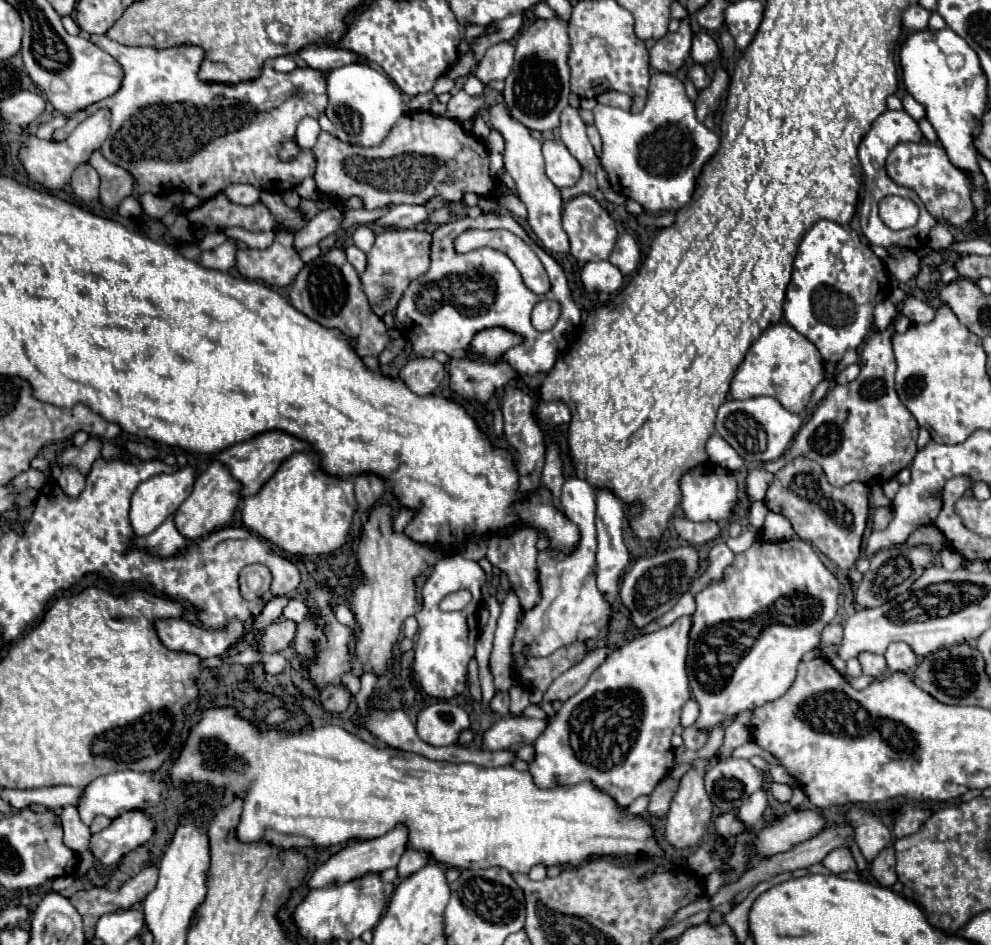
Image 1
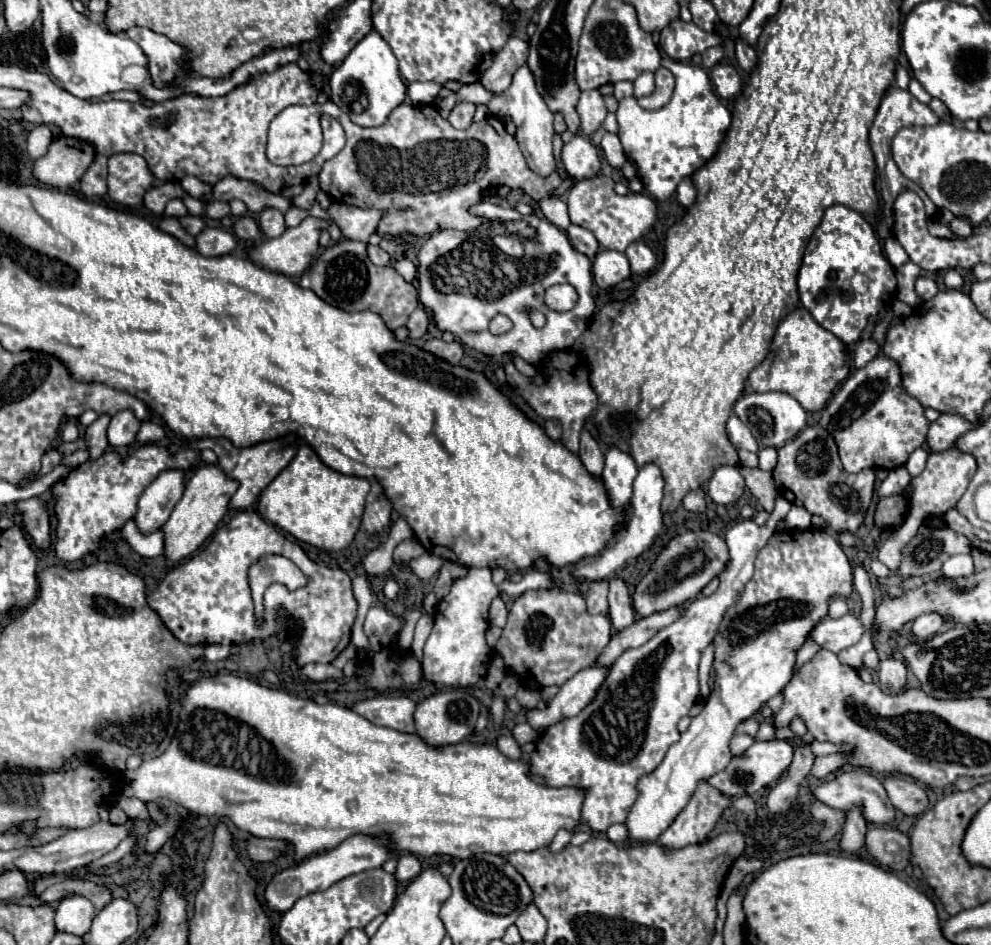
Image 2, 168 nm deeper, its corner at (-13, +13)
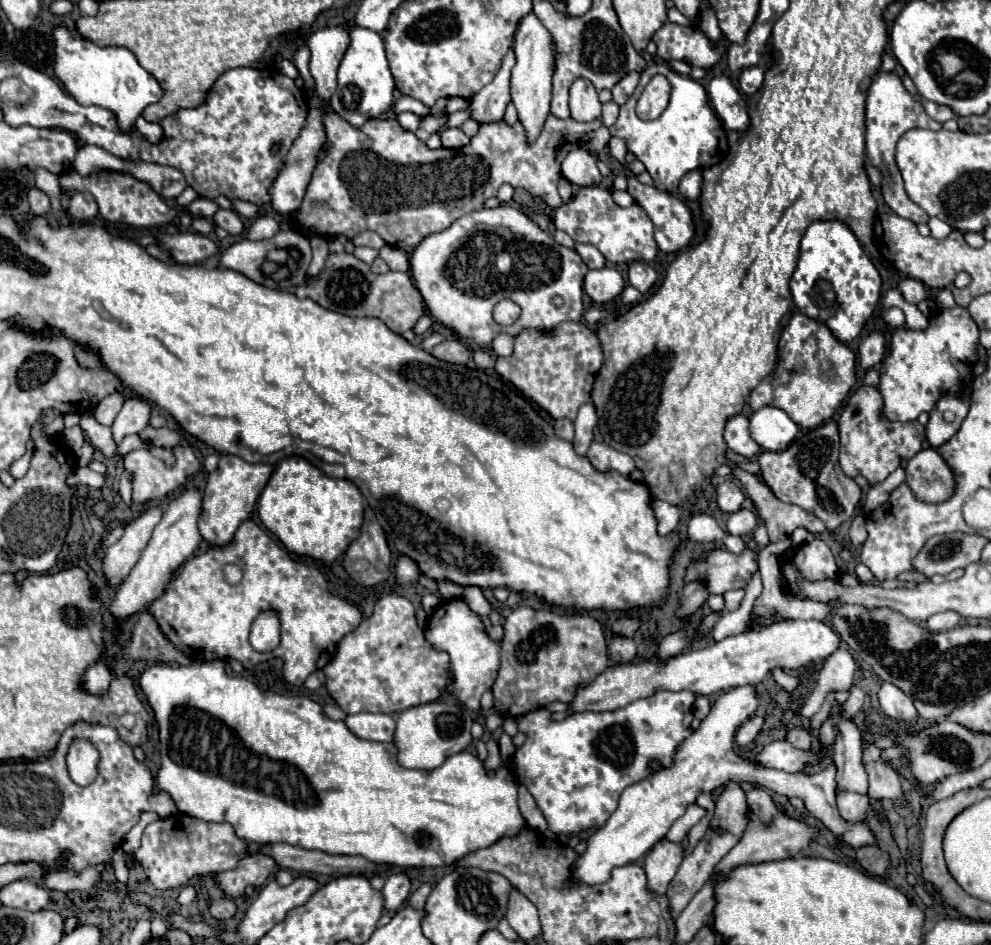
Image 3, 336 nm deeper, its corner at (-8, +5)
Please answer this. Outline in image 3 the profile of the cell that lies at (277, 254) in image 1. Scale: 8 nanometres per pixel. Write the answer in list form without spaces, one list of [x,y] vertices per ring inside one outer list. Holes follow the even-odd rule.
[[[220,208],[220,210],[214,214],[212,220],[214,220],[216,226],[228,230],[230,234],[240,234],[242,228],[244,228],[242,222],[240,222],[240,218],[238,218],[238,214],[236,214],[234,210],[224,210],[224,208]]]

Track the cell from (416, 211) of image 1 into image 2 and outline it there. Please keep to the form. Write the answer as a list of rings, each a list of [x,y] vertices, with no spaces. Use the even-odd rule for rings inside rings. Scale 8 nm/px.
[[[333,202],[327,210],[329,218],[341,228],[345,238],[367,242],[367,238],[377,230],[379,220],[383,218],[381,210],[375,208],[357,208]]]

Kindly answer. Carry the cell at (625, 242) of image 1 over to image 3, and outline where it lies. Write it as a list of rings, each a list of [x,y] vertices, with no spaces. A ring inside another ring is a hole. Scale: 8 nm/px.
[[[630,262],[628,264],[628,280],[642,294],[646,294],[652,288],[656,278],[658,278],[658,274],[650,264],[646,264],[646,262]]]

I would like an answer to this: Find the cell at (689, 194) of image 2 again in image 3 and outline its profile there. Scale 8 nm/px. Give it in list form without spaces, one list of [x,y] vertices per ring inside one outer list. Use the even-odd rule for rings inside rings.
[[[690,170],[680,180],[680,194],[688,200],[696,200],[700,196],[700,188],[702,188],[702,170]]]

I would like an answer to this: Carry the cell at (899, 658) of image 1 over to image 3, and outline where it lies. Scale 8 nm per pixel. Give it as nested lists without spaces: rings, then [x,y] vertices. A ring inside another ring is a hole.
[[[944,610],[944,612],[938,612],[938,614],[930,616],[928,622],[926,622],[926,626],[928,626],[928,630],[936,630],[936,632],[940,632],[940,630],[956,628],[962,620],[964,620],[964,618],[962,618],[958,612]]]

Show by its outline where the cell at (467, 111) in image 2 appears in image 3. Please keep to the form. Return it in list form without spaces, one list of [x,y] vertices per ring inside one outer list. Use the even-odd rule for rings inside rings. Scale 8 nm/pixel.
[[[450,128],[440,138],[442,138],[444,148],[462,148],[462,146],[466,146],[470,142],[470,138],[460,128]]]

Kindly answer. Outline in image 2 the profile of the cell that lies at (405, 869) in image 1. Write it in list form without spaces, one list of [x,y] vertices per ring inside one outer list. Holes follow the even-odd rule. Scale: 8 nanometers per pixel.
[[[407,852],[407,854],[399,856],[399,864],[397,864],[397,870],[395,870],[395,878],[399,882],[409,882],[419,872],[421,872],[421,862],[419,862],[419,858],[415,854]]]

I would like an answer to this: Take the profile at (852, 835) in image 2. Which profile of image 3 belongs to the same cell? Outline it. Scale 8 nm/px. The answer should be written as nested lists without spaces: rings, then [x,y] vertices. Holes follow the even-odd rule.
[[[836,790],[836,804],[844,820],[856,822],[866,818],[866,810],[870,804],[870,798],[866,794],[856,794],[848,790]]]

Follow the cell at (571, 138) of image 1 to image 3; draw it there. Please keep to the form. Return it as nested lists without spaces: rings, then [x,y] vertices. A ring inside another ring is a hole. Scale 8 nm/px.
[[[576,78],[570,86],[570,116],[578,122],[590,122],[600,116],[598,92],[586,78]]]

